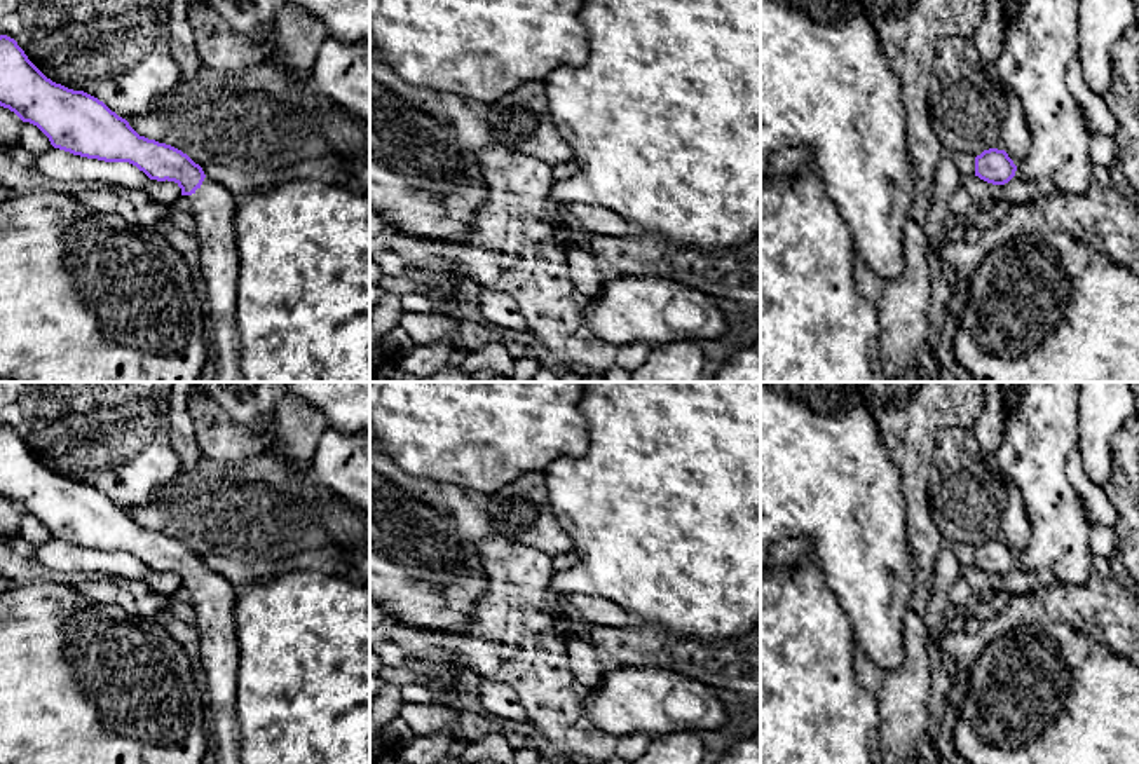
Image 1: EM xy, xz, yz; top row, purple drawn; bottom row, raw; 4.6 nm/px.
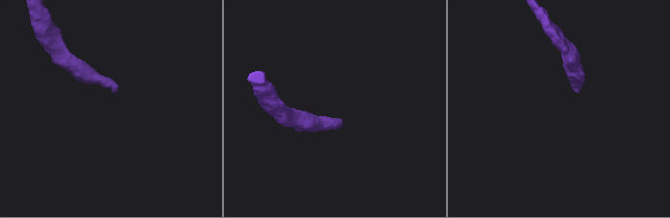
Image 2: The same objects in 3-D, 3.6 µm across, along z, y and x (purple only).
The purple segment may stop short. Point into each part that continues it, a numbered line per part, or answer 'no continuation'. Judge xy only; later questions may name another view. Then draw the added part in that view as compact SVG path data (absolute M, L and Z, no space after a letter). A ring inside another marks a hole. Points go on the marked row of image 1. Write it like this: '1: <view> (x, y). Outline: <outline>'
1: xy (213, 208). Outline: M206 176L202 185L192 195L183 195L183 202L188 204L188 211L195 220L199 262L208 286L208 295L204 302L208 314L211 361L215 366L213 382L242 382L241 333L235 323L239 255L235 242L234 216L239 206L239 197Z

